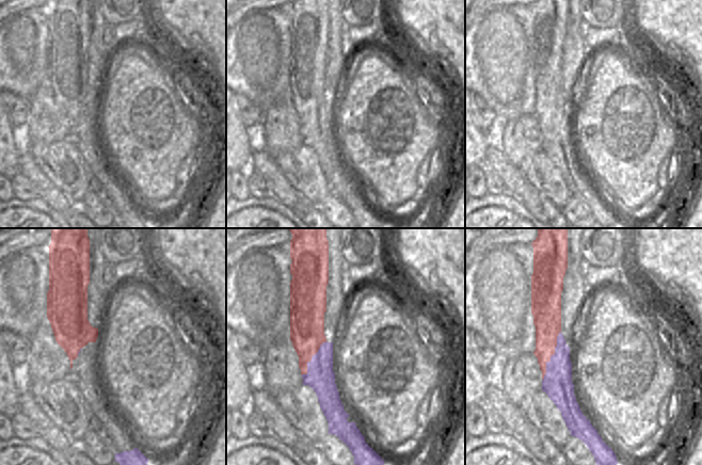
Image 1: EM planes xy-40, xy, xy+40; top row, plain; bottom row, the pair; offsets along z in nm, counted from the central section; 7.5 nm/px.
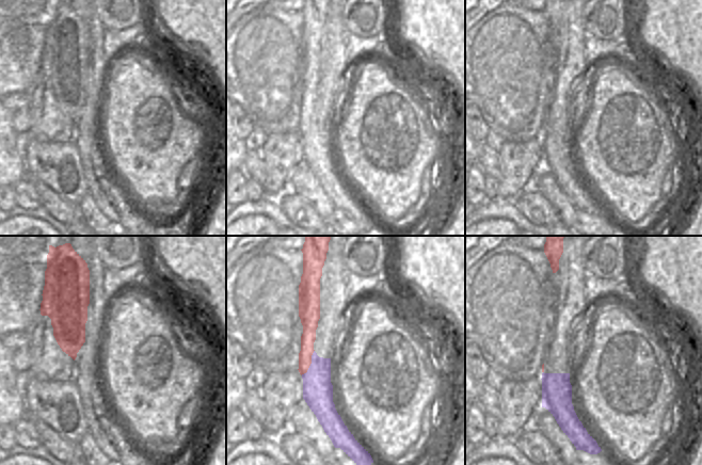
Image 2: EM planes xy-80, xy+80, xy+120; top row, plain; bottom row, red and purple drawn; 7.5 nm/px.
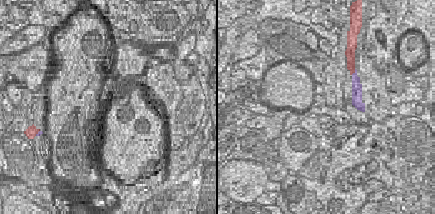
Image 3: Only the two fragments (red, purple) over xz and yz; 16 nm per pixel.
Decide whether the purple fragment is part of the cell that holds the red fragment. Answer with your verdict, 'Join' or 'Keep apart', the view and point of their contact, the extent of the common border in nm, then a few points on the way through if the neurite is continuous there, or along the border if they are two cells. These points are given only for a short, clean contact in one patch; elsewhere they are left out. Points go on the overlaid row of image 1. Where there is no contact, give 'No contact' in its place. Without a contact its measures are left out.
Keep apart. Touches red at xy+40 (552, 354). Shared border 400 nm. Boundary: xy+40 (560, 331), (555, 352), (546, 363), (546, 372), (542, 379)

